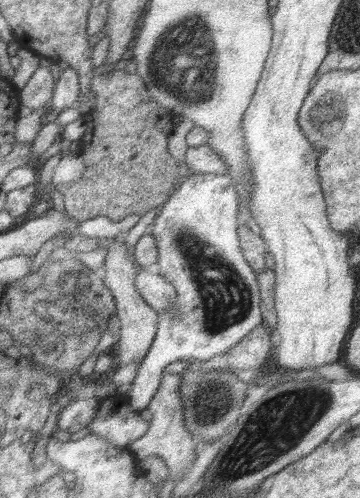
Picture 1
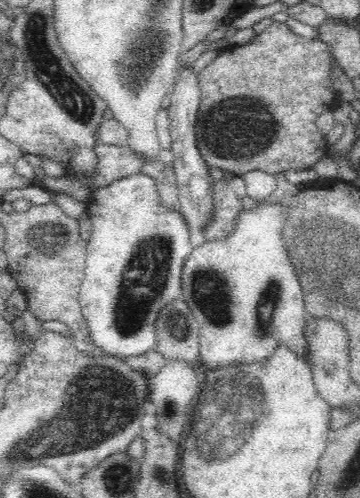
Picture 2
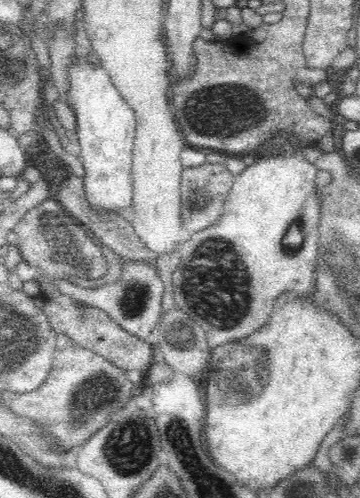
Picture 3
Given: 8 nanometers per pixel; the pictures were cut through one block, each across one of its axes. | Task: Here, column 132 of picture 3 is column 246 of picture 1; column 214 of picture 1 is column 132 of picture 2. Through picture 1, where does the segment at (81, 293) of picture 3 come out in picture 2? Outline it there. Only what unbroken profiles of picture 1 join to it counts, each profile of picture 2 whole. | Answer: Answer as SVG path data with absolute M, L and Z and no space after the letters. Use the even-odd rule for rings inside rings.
M142 172L120 178L98 190L94 188L86 212L92 220L92 236L88 240L84 278L78 300L84 320L88 322L90 342L106 356L116 356L122 360L140 354L144 356L156 348L154 324L160 310L168 302L180 300L182 296L180 272L186 256L192 252L188 240L192 232L188 232L182 214L178 210L168 210L166 206L162 206L156 180Z

